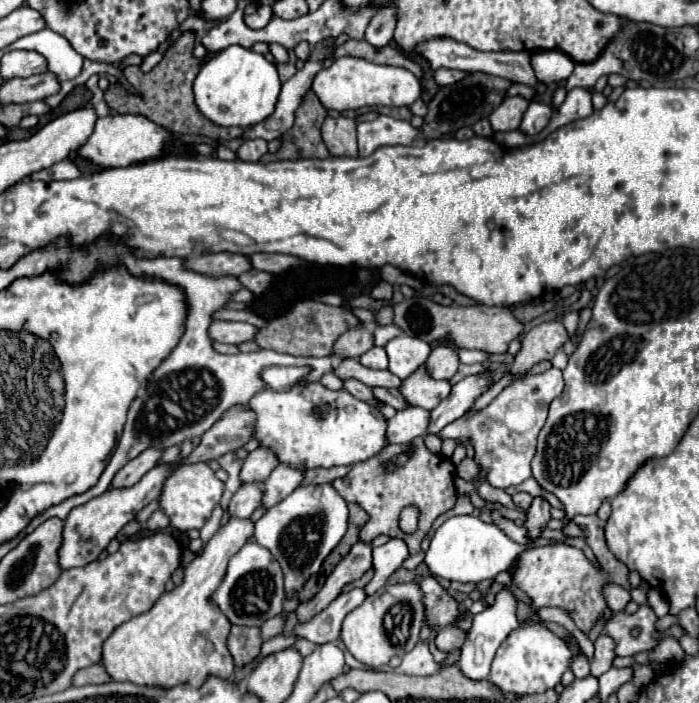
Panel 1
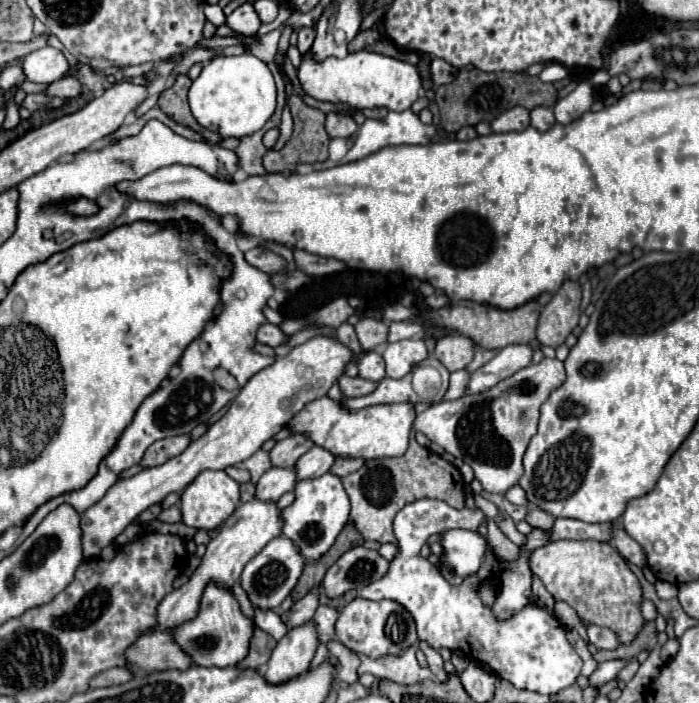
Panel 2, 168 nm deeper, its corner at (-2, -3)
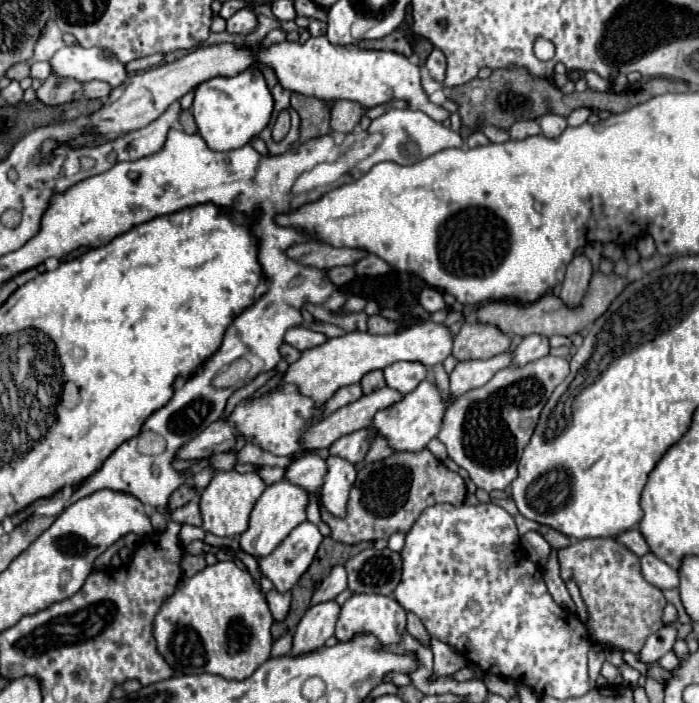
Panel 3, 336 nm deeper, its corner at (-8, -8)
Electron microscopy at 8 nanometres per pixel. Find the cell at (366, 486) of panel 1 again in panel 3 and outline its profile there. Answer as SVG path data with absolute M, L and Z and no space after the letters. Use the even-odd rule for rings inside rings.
M423 448L421 452L395 452L387 460L369 464L357 474L357 480L351 488L349 502L347 502L347 516L343 520L333 518L323 508L321 508L321 518L323 522L329 524L331 538L337 542L357 544L363 540L379 540L379 538L387 540L393 532L407 532L411 524L417 520L417 516L433 504L447 502L453 506L461 506L465 502L465 494L467 494L467 488L465 488L463 478L457 472L451 472L443 462L439 462L427 448Z

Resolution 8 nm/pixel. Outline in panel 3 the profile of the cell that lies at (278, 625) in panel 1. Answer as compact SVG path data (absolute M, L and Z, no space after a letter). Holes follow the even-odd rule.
M335 566L333 572L331 572L331 574L321 582L321 586L315 590L313 600L311 600L311 606L335 600L345 588L347 588L347 572L345 572L343 566Z

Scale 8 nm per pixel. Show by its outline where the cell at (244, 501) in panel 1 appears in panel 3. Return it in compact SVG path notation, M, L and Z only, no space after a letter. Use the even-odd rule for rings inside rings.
M303 456L295 462L289 464L285 472L285 480L303 488L305 492L317 492L319 486L323 484L323 472L325 472L325 462L317 456Z

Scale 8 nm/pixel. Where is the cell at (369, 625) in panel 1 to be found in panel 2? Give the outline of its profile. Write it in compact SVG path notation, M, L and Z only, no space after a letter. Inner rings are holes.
M355 597L351 603L347 603L337 617L335 623L335 637L349 647L355 653L369 655L369 657L383 657L383 655L397 655L403 649L417 643L417 631L413 617L405 607L401 607L397 601L369 601Z

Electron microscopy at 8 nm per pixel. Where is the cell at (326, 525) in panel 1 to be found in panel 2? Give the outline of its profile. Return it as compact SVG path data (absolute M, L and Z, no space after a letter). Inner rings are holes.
M325 473L317 479L303 479L295 489L295 503L281 511L283 535L287 535L305 555L305 561L317 561L335 543L337 535L349 519L349 497L341 485L341 479L333 473Z

